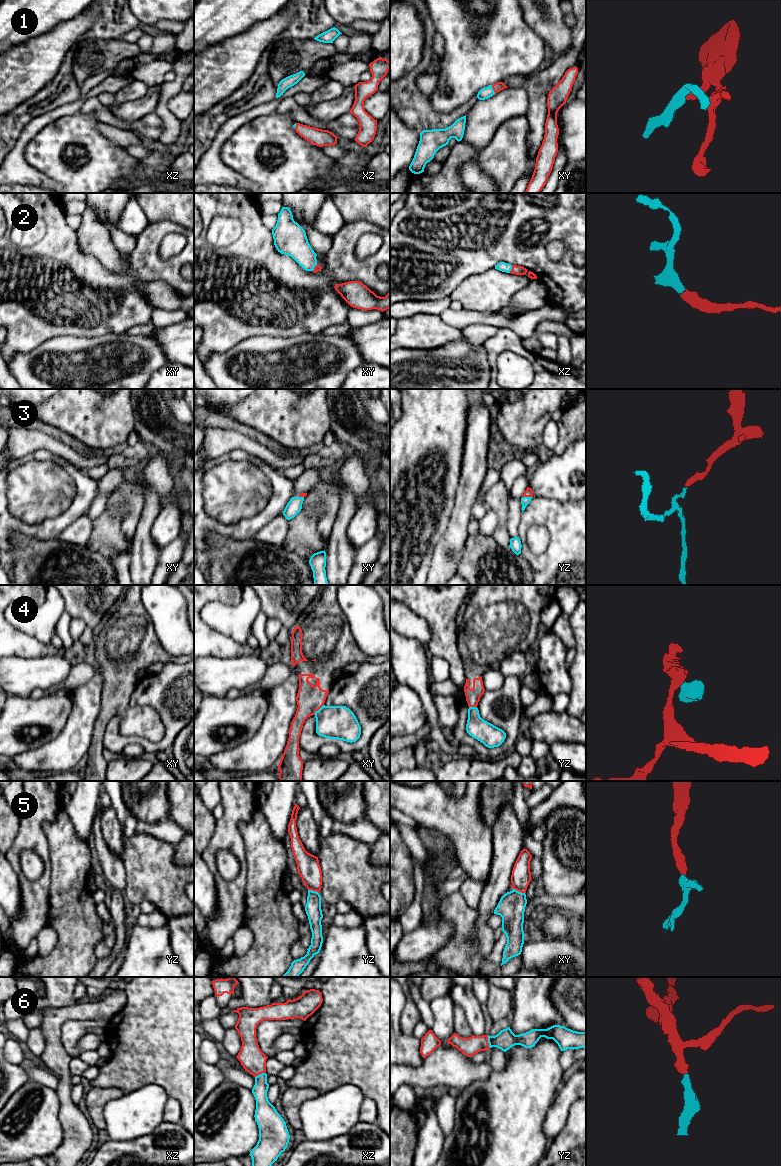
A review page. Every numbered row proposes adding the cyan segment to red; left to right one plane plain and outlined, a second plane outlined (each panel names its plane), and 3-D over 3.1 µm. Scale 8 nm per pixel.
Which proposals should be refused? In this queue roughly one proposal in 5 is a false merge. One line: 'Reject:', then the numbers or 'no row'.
Reject: no row

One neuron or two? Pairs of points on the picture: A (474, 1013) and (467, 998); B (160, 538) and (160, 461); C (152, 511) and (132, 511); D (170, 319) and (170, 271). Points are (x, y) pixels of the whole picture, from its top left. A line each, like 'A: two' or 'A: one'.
A: one
B: two
C: two
D: two

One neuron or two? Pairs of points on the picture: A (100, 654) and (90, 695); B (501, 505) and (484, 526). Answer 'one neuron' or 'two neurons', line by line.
A: two neurons
B: two neurons

